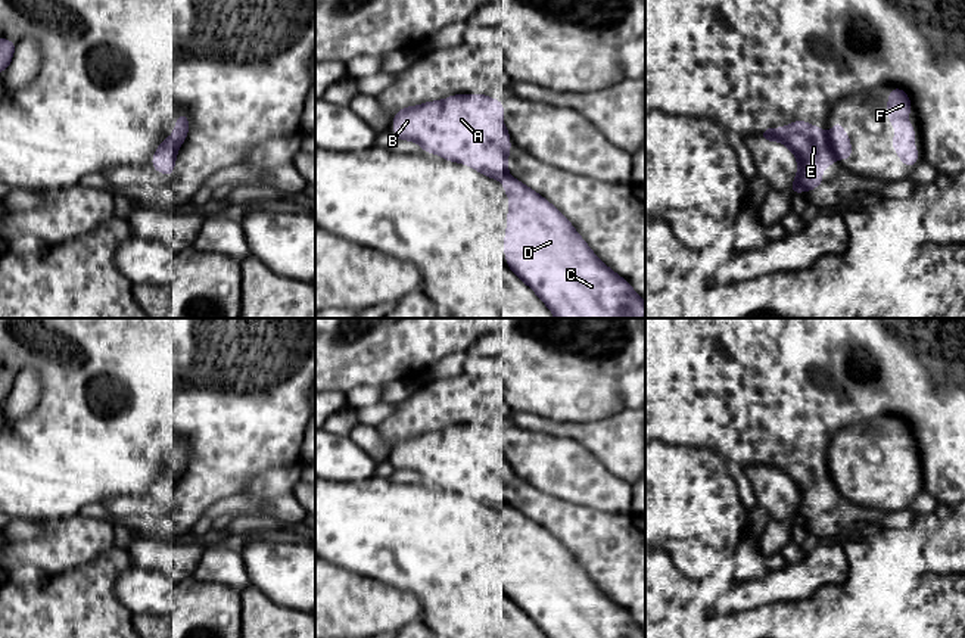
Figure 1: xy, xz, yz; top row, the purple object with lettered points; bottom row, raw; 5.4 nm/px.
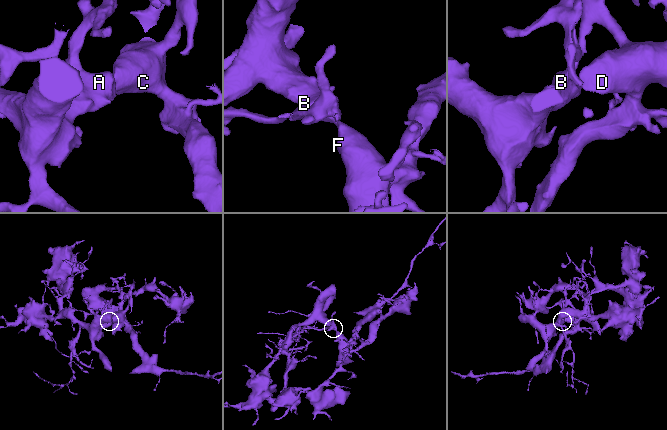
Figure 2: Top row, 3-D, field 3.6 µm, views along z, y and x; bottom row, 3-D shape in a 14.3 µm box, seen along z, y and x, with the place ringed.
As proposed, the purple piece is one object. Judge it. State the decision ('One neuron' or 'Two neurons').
One neuron

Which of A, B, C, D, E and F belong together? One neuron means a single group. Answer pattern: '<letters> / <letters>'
A B C D E F

